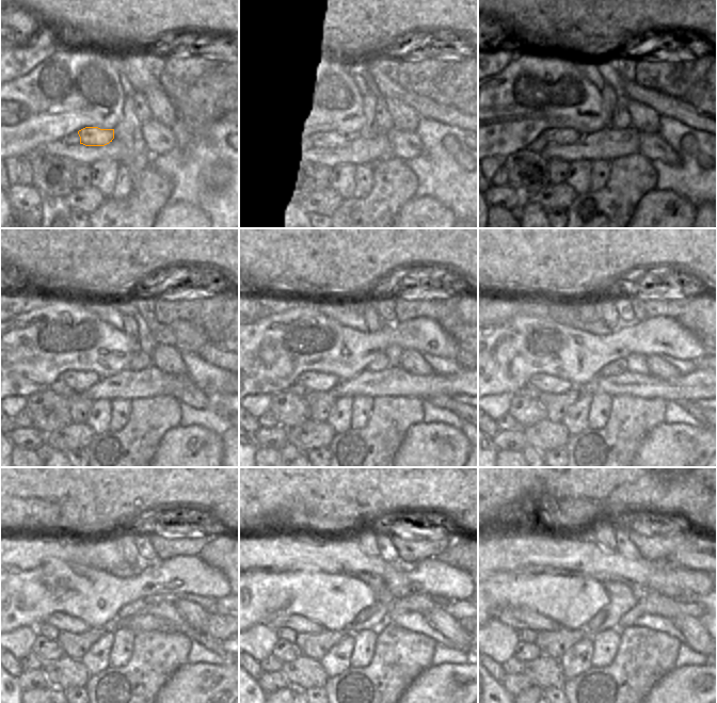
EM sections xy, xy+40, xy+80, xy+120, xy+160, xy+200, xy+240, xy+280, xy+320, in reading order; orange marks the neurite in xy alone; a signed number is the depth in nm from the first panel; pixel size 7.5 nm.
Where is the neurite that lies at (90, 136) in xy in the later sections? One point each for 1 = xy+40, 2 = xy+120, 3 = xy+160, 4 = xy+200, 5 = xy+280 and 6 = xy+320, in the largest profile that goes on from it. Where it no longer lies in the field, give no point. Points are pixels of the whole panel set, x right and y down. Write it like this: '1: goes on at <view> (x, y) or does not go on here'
1: goes on at xy+40 (328, 138)
2: goes on at xy+120 (78, 382)
3: goes on at xy+160 (313, 381)
4: goes on at xy+200 (545, 383)
5: goes on at xy+280 (298, 623)
6: goes on at xy+320 (519, 618)

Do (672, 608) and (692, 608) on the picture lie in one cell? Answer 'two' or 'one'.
one

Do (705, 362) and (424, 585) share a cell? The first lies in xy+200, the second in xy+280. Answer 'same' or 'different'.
different

